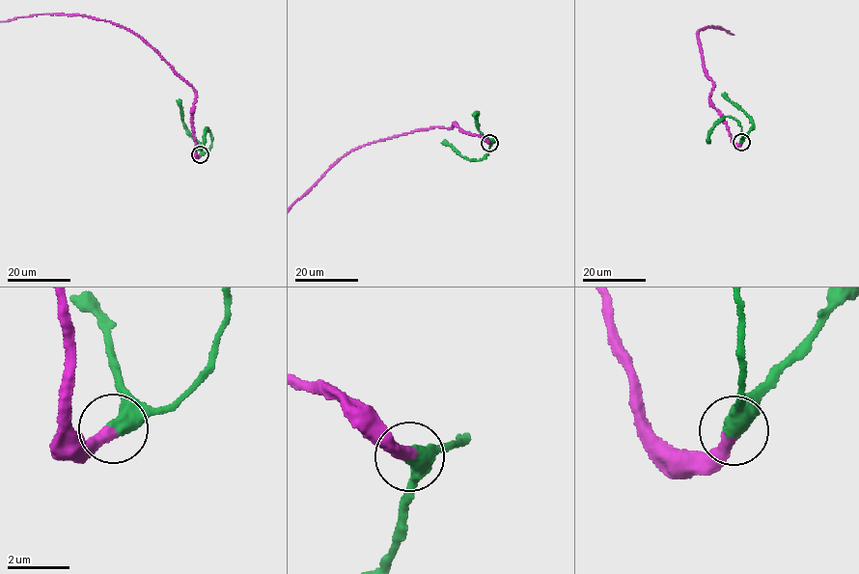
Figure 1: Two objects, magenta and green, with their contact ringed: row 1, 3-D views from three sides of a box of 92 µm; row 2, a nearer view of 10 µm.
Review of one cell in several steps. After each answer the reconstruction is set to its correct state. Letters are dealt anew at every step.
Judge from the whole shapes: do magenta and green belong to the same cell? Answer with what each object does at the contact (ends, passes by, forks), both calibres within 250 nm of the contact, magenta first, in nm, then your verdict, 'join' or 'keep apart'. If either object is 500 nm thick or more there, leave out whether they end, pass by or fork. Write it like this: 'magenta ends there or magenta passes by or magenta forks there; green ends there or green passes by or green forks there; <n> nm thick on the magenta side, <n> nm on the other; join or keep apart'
400 nm thick on the magenta side, 650 nm on the other; join

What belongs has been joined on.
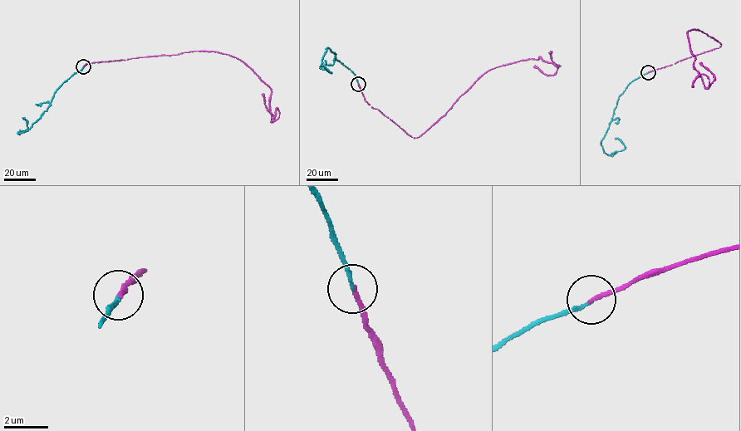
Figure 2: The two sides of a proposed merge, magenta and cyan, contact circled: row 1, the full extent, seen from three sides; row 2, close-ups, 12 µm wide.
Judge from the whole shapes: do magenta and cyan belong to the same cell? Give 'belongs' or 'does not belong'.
belongs

